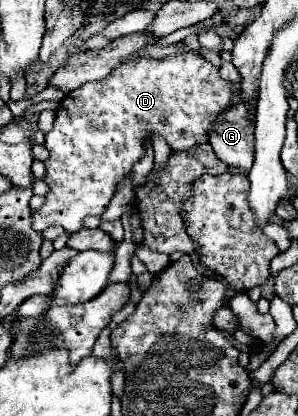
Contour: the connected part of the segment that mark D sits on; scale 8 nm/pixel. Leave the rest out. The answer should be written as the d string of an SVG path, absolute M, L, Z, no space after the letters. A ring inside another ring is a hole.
M193 50L161 60L139 58L135 62L125 62L107 78L85 82L77 90L69 92L57 108L53 130L45 136L49 158L45 160L43 180L49 186L49 192L45 196L45 204L39 210L33 210L33 230L43 232L53 224L61 224L67 234L79 232L85 216L103 214L115 194L117 184L127 178L133 164L145 154L145 142L151 140L153 132L161 134L171 150L189 150L203 144L207 142L207 130L211 128L213 118L231 106L233 96L233 86L221 80L217 70Z

